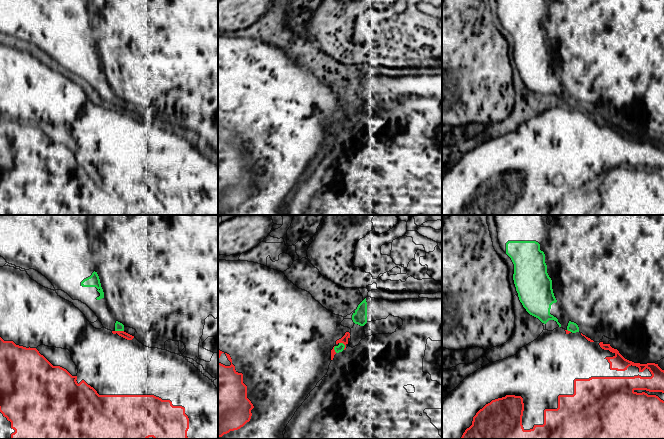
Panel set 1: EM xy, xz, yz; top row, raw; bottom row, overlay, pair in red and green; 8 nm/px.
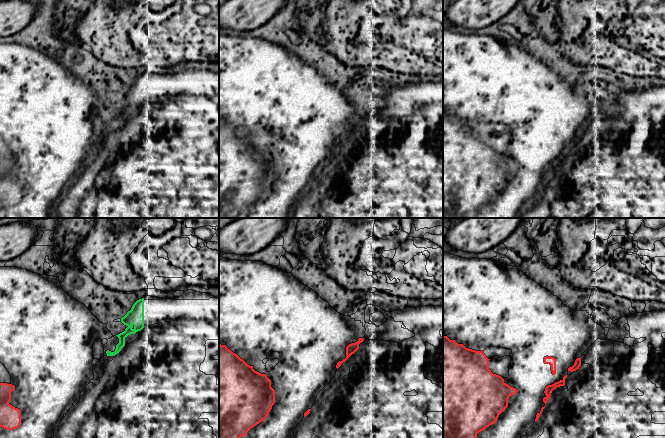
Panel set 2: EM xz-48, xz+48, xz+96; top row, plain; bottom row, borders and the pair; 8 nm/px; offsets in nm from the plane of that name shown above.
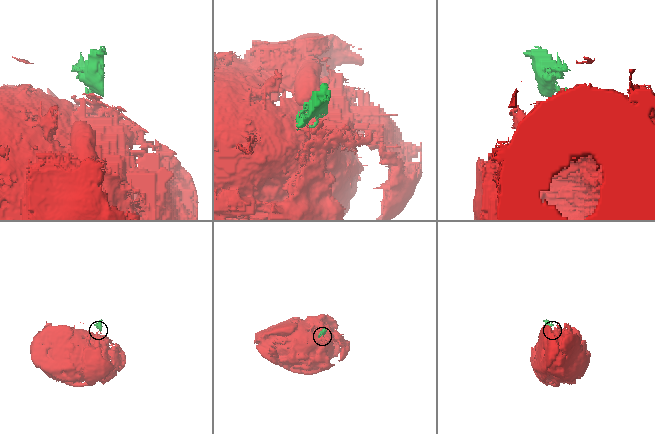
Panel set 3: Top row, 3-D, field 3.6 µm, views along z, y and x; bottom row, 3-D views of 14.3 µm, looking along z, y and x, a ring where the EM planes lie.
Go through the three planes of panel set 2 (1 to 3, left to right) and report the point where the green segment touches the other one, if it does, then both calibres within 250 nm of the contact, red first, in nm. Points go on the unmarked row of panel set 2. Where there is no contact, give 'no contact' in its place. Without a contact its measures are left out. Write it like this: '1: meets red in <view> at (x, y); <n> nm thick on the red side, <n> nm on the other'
1: no contact
2: no contact
3: no contact

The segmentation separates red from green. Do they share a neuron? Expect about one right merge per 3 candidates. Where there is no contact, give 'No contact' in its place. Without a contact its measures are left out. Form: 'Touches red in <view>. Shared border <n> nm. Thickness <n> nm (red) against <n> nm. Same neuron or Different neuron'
Touches red in xz. Shared border 80 nm. Thickness 60 nm (red) against 60 nm. Different neuron

